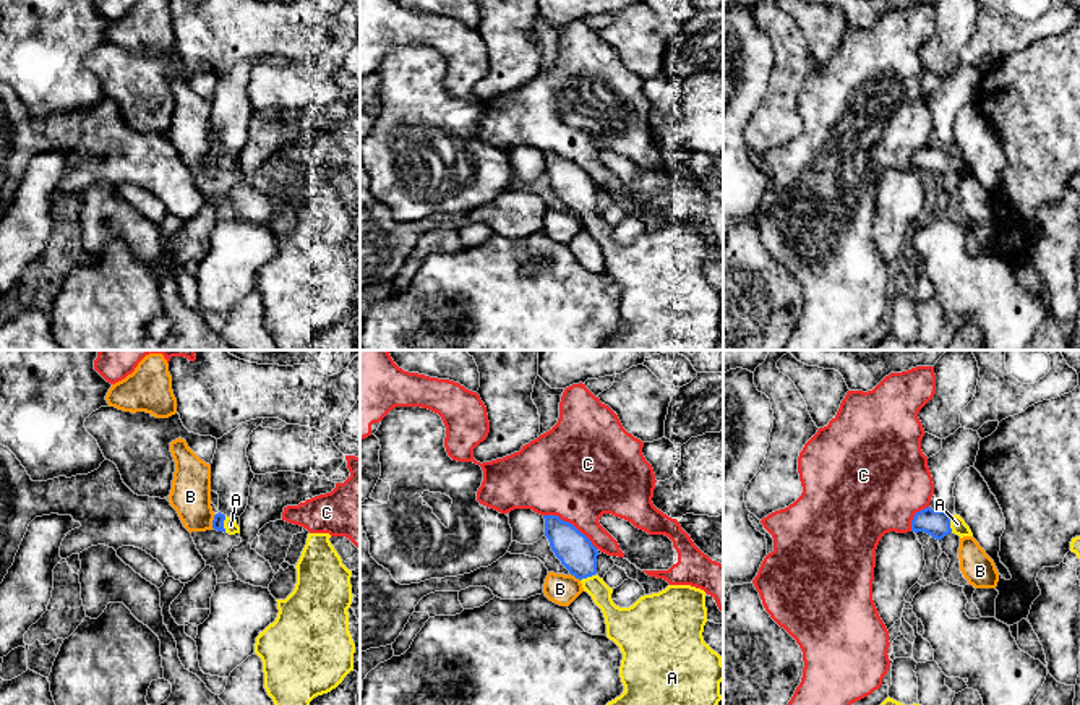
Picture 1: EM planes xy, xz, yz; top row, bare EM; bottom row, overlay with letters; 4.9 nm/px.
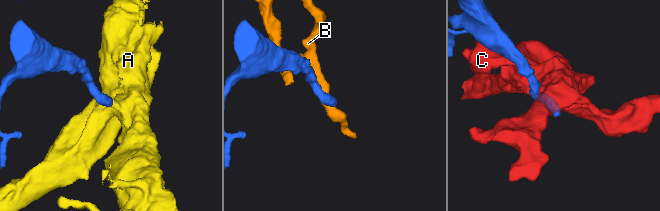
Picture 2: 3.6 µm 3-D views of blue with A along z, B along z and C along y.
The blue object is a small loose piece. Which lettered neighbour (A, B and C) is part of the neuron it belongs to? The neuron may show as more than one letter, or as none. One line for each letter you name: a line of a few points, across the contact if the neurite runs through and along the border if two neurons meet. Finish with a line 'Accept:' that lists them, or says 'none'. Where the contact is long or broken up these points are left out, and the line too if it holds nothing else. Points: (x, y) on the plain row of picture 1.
A: xy (218, 161), (222, 161), (231, 162)
Accept: A

